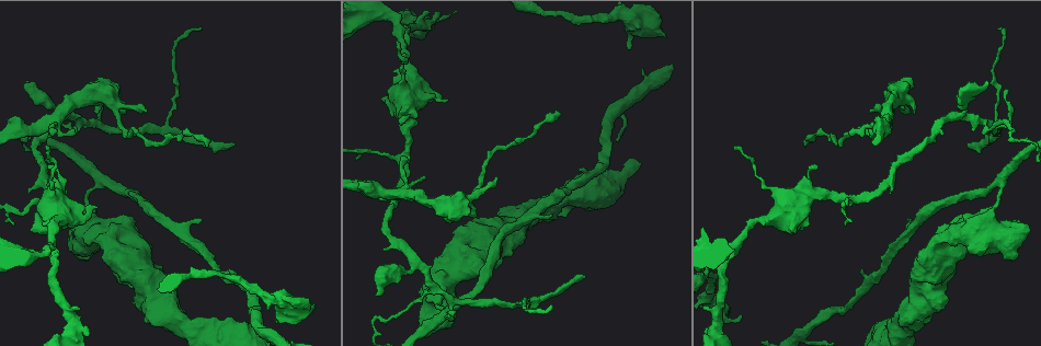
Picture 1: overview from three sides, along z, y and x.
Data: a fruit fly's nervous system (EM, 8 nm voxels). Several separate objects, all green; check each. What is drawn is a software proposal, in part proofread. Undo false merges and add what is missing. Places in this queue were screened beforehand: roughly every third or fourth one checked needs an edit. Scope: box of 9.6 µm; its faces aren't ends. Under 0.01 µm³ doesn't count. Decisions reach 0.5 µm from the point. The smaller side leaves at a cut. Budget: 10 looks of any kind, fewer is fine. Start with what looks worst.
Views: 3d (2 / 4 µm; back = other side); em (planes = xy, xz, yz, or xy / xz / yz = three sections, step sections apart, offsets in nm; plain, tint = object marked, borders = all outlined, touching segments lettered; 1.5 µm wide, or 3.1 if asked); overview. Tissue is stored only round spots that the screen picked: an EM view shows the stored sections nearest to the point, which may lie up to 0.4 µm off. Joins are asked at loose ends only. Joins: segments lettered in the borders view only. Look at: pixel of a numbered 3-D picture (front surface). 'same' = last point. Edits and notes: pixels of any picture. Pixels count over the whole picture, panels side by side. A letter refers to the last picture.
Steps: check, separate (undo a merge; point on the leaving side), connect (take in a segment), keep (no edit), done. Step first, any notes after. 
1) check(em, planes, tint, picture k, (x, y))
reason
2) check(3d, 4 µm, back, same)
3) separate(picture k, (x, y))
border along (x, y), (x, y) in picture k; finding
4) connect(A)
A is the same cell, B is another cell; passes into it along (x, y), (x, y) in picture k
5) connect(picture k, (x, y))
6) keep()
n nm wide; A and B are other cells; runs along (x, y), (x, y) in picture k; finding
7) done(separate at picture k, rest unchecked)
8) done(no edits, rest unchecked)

check(3d, 4 µm, back, picture 1, (869, 111))
branch stops here

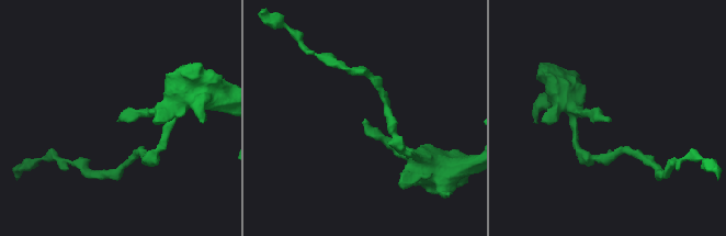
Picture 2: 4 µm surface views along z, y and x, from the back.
check(em, planes, borders, picture 2, (117, 121))

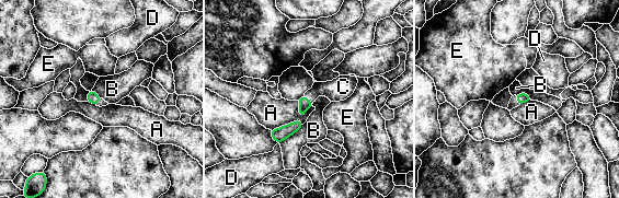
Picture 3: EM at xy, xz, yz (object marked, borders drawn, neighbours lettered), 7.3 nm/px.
connect(C)
A touches over 240 nm; C is the same cell, A, B, D and E are other cells; passes into it along (305, 103), (307, 98), (339, 89) in picture 3; it goes on there

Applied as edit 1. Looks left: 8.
check(3d, 2 µm, picture 1, (442, 99))
free end

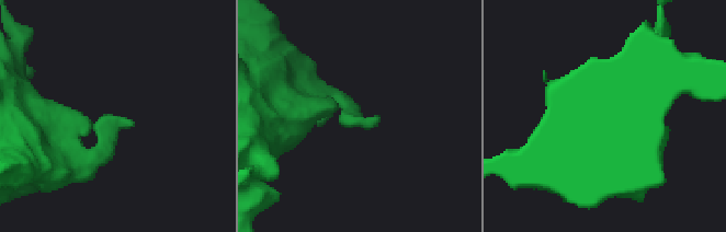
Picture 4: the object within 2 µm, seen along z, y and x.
check(em, planes, borders, picture 4, (114, 130))
shape alone is not enough

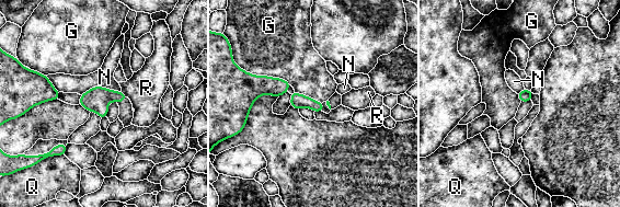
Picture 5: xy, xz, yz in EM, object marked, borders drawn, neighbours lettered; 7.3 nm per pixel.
keep()
G, N, Q and R are other cells; border along (245, 70), (283, 78), (290, 84) in picture 5; none of them fits

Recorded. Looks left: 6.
check(3d, 2 µm, back, picture 1, (628, 47))
an open end

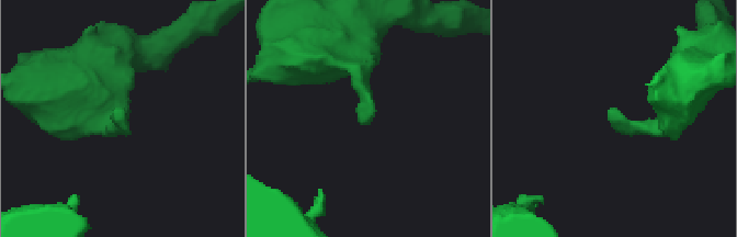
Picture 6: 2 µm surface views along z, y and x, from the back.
check(em, xz, step 4, borders, picture 6, (115, 113))

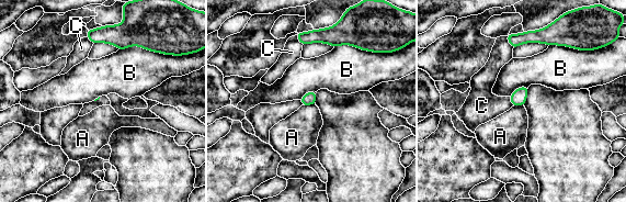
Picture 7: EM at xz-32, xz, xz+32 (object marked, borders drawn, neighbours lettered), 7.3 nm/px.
keep()
A, B and C are other cells; border along (118, 48), (140, 46), (162, 54) in picture 7; no lettered segment goes on from it

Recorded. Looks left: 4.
check(3d, 4 µm, picture 1, (968, 144))
free end

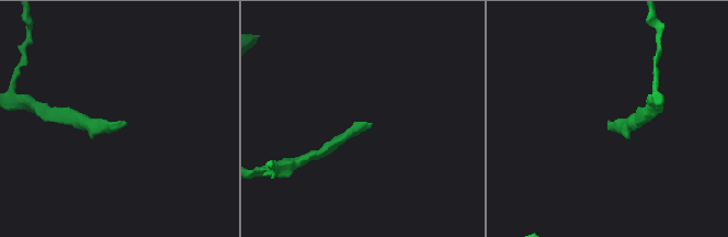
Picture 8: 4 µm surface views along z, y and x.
check(em, xy, step 4, plain, picture 8, (123, 122))

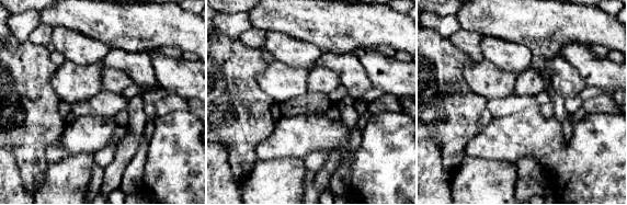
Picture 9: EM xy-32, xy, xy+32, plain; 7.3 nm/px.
check(em, xy, step 4, borders, same)
see the neighbours

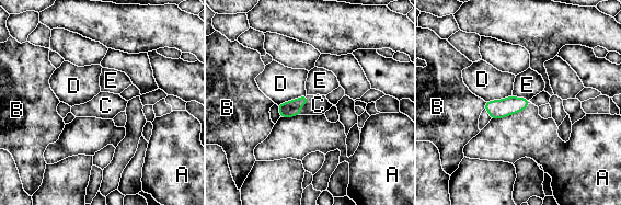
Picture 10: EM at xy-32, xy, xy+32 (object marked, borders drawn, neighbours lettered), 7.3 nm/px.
connect(C)
C is the same cell, A, B, D and E are other cells; passes into it along (290, 109), (302, 104), (318, 104) in picture 10; it goes on there

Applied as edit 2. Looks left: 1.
done(connect at picture 3, connect at picture 10, rest unchecked)

